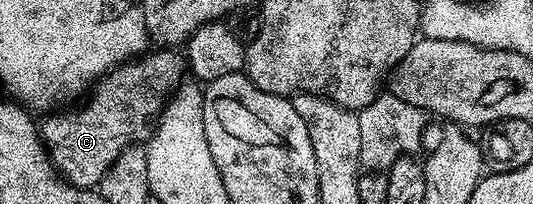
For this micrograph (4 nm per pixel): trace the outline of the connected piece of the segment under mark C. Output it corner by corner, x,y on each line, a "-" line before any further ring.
155,49
126,63
94,84
87,107
76,115
51,113
41,123
41,138
60,175
75,187
98,188
105,173
127,147
143,145
155,133
155,126
167,100
184,82
188,70
184,52
179,49

